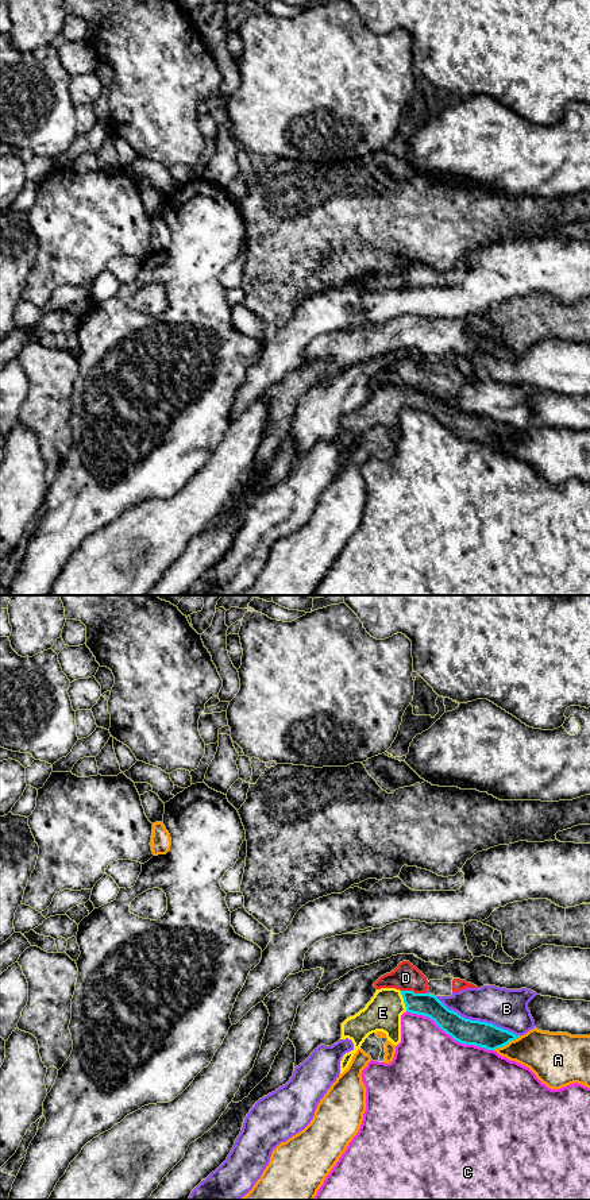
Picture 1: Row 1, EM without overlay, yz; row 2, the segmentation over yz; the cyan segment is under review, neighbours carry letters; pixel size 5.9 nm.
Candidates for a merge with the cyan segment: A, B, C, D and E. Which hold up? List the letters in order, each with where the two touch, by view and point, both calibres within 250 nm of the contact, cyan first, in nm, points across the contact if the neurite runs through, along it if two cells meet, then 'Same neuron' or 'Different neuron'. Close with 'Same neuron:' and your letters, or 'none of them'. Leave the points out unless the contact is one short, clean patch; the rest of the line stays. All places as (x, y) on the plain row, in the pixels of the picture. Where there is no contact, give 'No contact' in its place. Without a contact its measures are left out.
A: Touches cyan at yz (506, 439). Thickness 150 nm (cyan) against 280 nm. Different neuron
B: Touches cyan at yz (477, 416). Thickness 150 nm (cyan) against 240 nm. Different neuron
C: Touches cyan at yz (450, 429). Thickness 150 nm (cyan) against 480 nm. Different neuron
D: Touches cyan at yz (413, 388). Thickness 140 nm (cyan) against 160 nm. Different neuron
E: Touches cyan at yz (404, 396). Thickness 140 nm (cyan) against 220 nm. Path across: yz (427, 400), (404, 396), (392, 398), (382, 408). Same neuron
Same neuron: E

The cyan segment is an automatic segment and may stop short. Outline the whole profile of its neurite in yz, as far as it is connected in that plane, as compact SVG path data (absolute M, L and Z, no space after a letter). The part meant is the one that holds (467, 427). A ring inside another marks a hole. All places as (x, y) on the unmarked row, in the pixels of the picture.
M381 383L363 405L342 418L340 435L351 435L354 444L343 451L340 470L348 463L354 449L370 429L382 427L387 436L397 441L401 437L401 410L406 406L431 413L443 427L464 440L495 445L520 433L491 418L466 414L448 405L428 387L414 389L413 386Z

